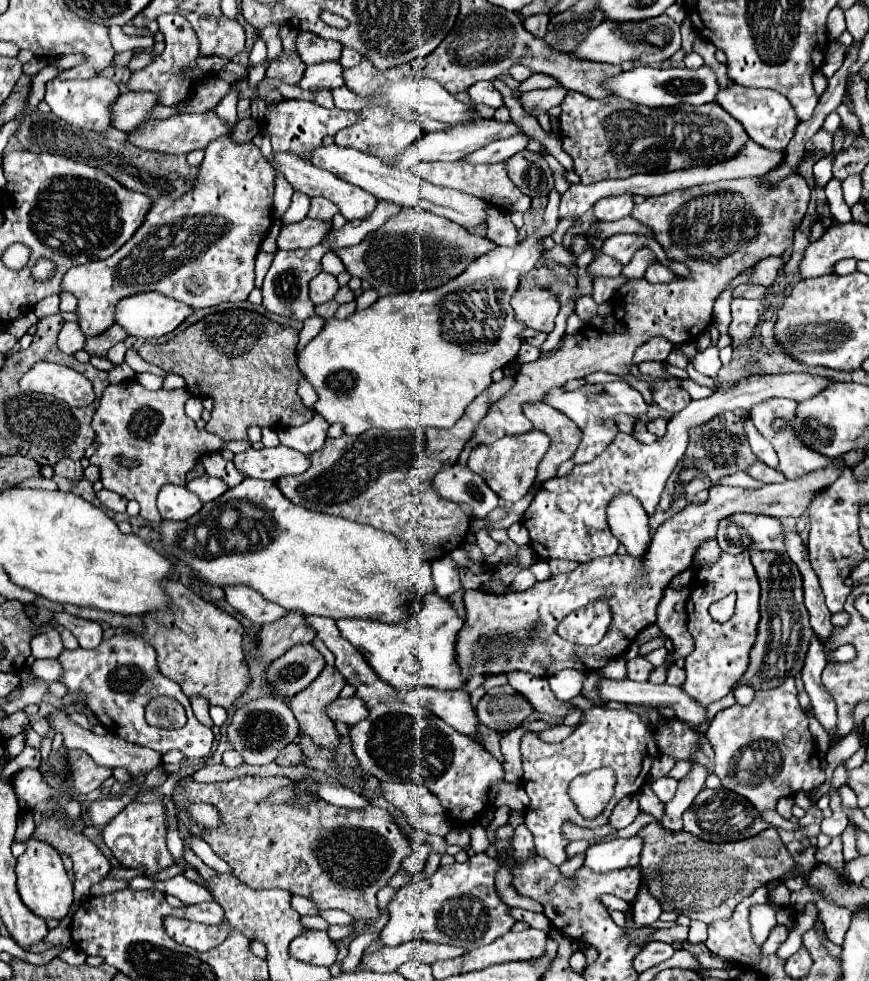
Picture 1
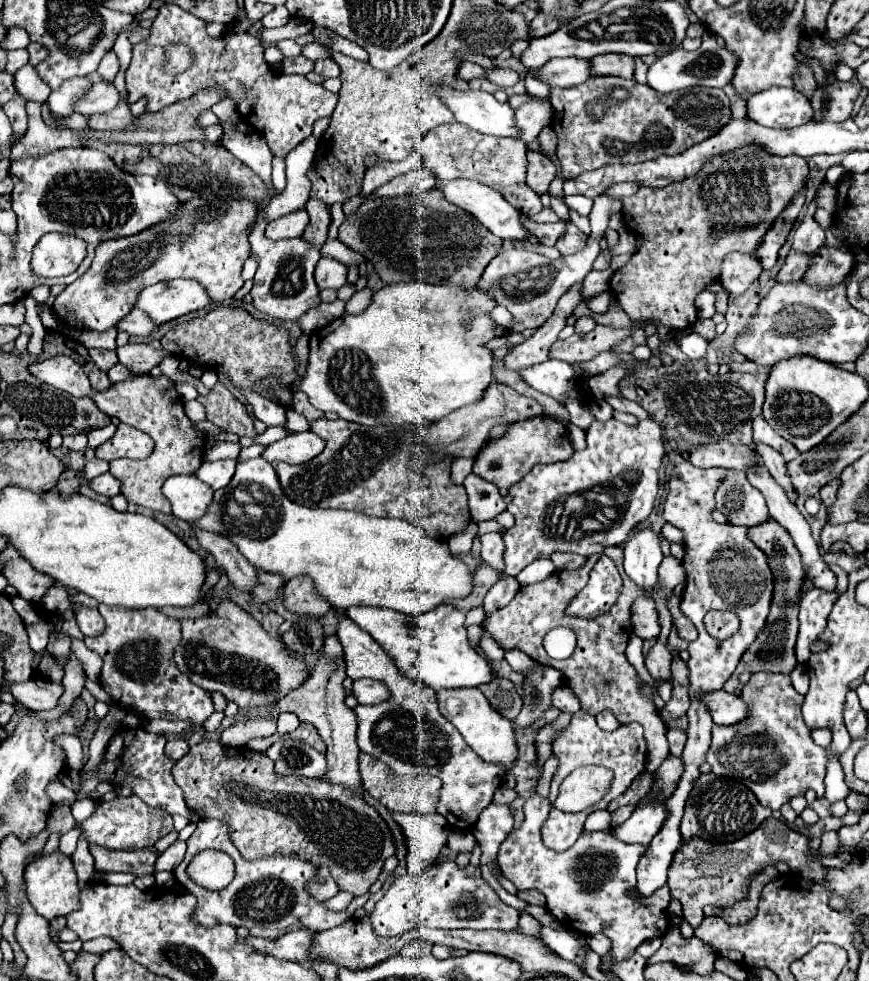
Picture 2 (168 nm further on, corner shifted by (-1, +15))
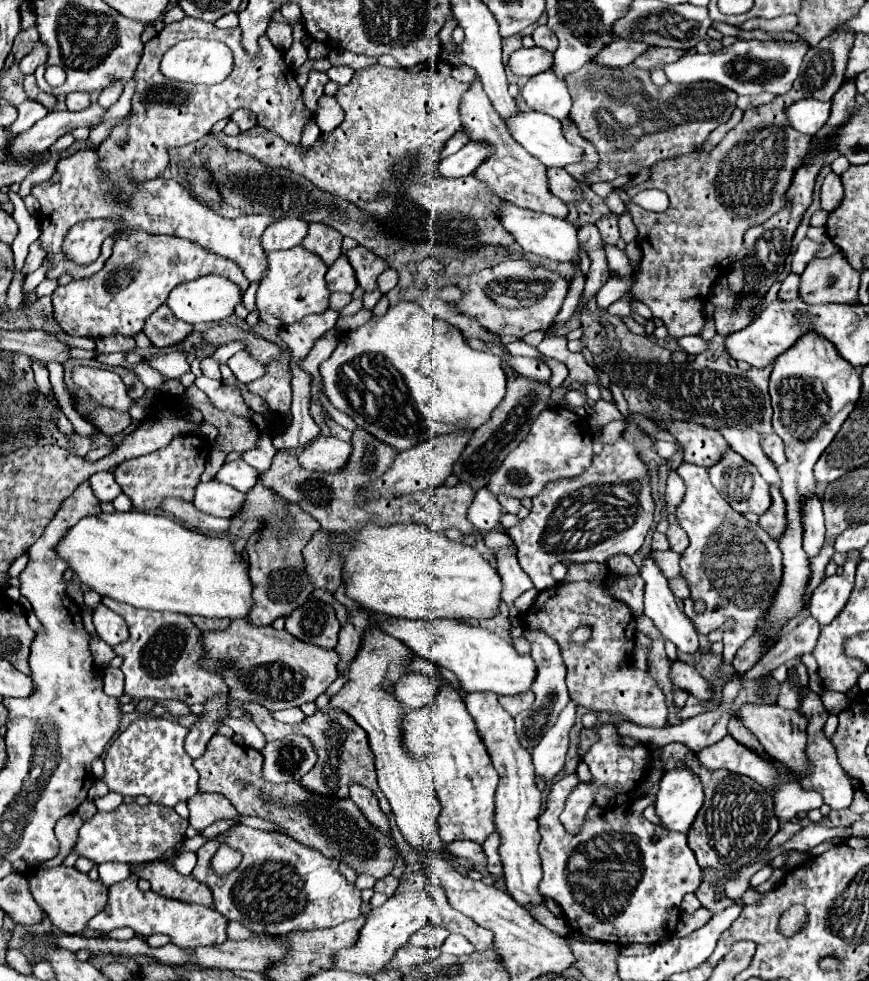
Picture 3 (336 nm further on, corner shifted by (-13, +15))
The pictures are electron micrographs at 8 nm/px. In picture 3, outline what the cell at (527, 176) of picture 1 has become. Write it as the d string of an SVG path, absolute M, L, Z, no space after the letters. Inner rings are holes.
M548 168L548 188L554 196L558 196L564 202L576 202L582 198L582 192L576 184L576 180L564 170L564 168Z

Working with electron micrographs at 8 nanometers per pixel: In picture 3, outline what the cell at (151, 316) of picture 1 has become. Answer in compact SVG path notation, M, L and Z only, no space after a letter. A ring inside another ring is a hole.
M212 274L212 276L202 276L198 280L176 286L170 292L166 304L176 318L180 318L188 324L198 324L198 322L220 322L220 320L228 318L240 300L242 300L242 292L240 292L240 288L236 288L236 284L232 284L224 276Z

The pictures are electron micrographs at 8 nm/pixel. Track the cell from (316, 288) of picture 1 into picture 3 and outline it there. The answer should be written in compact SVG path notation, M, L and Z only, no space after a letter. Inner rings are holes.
M340 256L326 274L326 282L330 292L354 292L354 288L358 286L354 268L350 266L350 262L346 260L346 256Z

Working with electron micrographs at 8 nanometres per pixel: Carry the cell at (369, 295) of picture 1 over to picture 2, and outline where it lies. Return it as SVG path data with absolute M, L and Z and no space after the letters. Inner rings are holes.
M364 288L362 292L356 292L348 302L346 302L346 314L360 314L368 308L368 302L372 302L372 290Z

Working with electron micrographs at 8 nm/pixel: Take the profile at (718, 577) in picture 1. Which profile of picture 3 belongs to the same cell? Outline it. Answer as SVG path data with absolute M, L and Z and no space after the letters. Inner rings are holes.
M680 464L678 474L686 482L686 494L676 508L680 528L688 534L690 546L682 554L682 576L688 580L690 598L684 600L684 612L694 622L700 634L708 634L722 626L726 618L736 620L732 632L724 632L724 654L720 664L720 676L730 678L734 674L732 660L740 646L752 636L756 626L766 618L774 596L782 582L782 550L758 524L744 520L742 514L728 504L716 504L716 488L710 482L706 468L696 464ZM696 600L706 604L706 610L698 614L694 610Z

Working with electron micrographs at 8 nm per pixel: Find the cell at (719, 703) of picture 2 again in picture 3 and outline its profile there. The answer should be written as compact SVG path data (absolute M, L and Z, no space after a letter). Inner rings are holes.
M742 704L742 708L736 710L736 718L742 720L742 724L756 736L756 740L772 758L786 762L794 772L806 772L806 716L796 710L780 708L778 704Z

